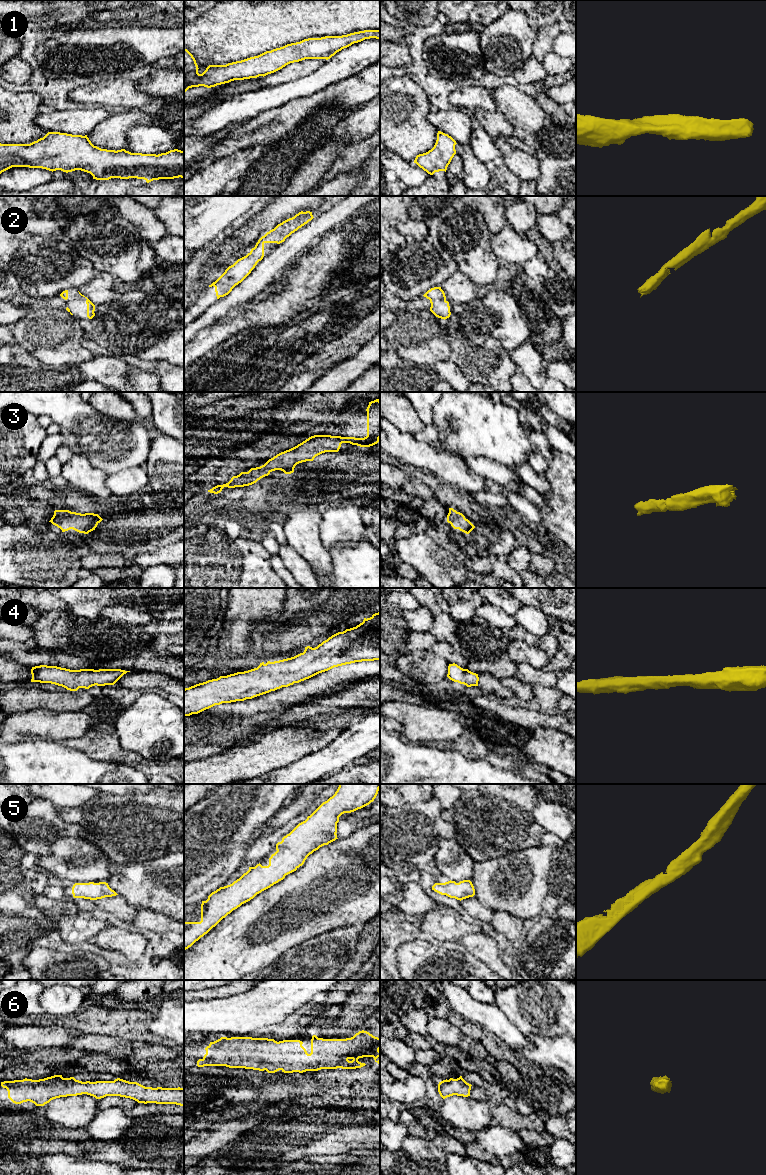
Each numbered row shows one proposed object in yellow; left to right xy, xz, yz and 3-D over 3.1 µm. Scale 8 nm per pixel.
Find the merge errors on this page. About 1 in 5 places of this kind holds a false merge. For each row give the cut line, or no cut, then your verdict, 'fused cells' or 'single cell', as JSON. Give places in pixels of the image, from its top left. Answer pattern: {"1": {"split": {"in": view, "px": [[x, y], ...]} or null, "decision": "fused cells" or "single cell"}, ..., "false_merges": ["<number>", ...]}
{"1": {"split": null, "decision": "single cell"}, "2": {"split": null, "decision": "single cell"}, "3": {"split": null, "decision": "single cell"}, "4": {"split": null, "decision": "single cell"}, "5": {"split": null, "decision": "single cell"}, "6": {"split": null, "decision": "single cell"}, "false_merges": []}

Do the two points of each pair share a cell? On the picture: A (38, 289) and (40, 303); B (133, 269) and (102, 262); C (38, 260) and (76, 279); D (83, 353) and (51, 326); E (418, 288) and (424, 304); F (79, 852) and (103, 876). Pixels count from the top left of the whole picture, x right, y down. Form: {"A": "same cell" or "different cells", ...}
{"A": "different cells", "B": "same cell", "C": "same cell", "D": "same cell", "E": "different cells", "F": "same cell"}

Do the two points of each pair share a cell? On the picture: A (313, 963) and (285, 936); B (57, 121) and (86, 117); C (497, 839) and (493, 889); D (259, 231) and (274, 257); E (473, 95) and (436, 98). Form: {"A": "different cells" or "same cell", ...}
{"A": "different cells", "B": "same cell", "C": "different cells", "D": "different cells", "E": "different cells"}

